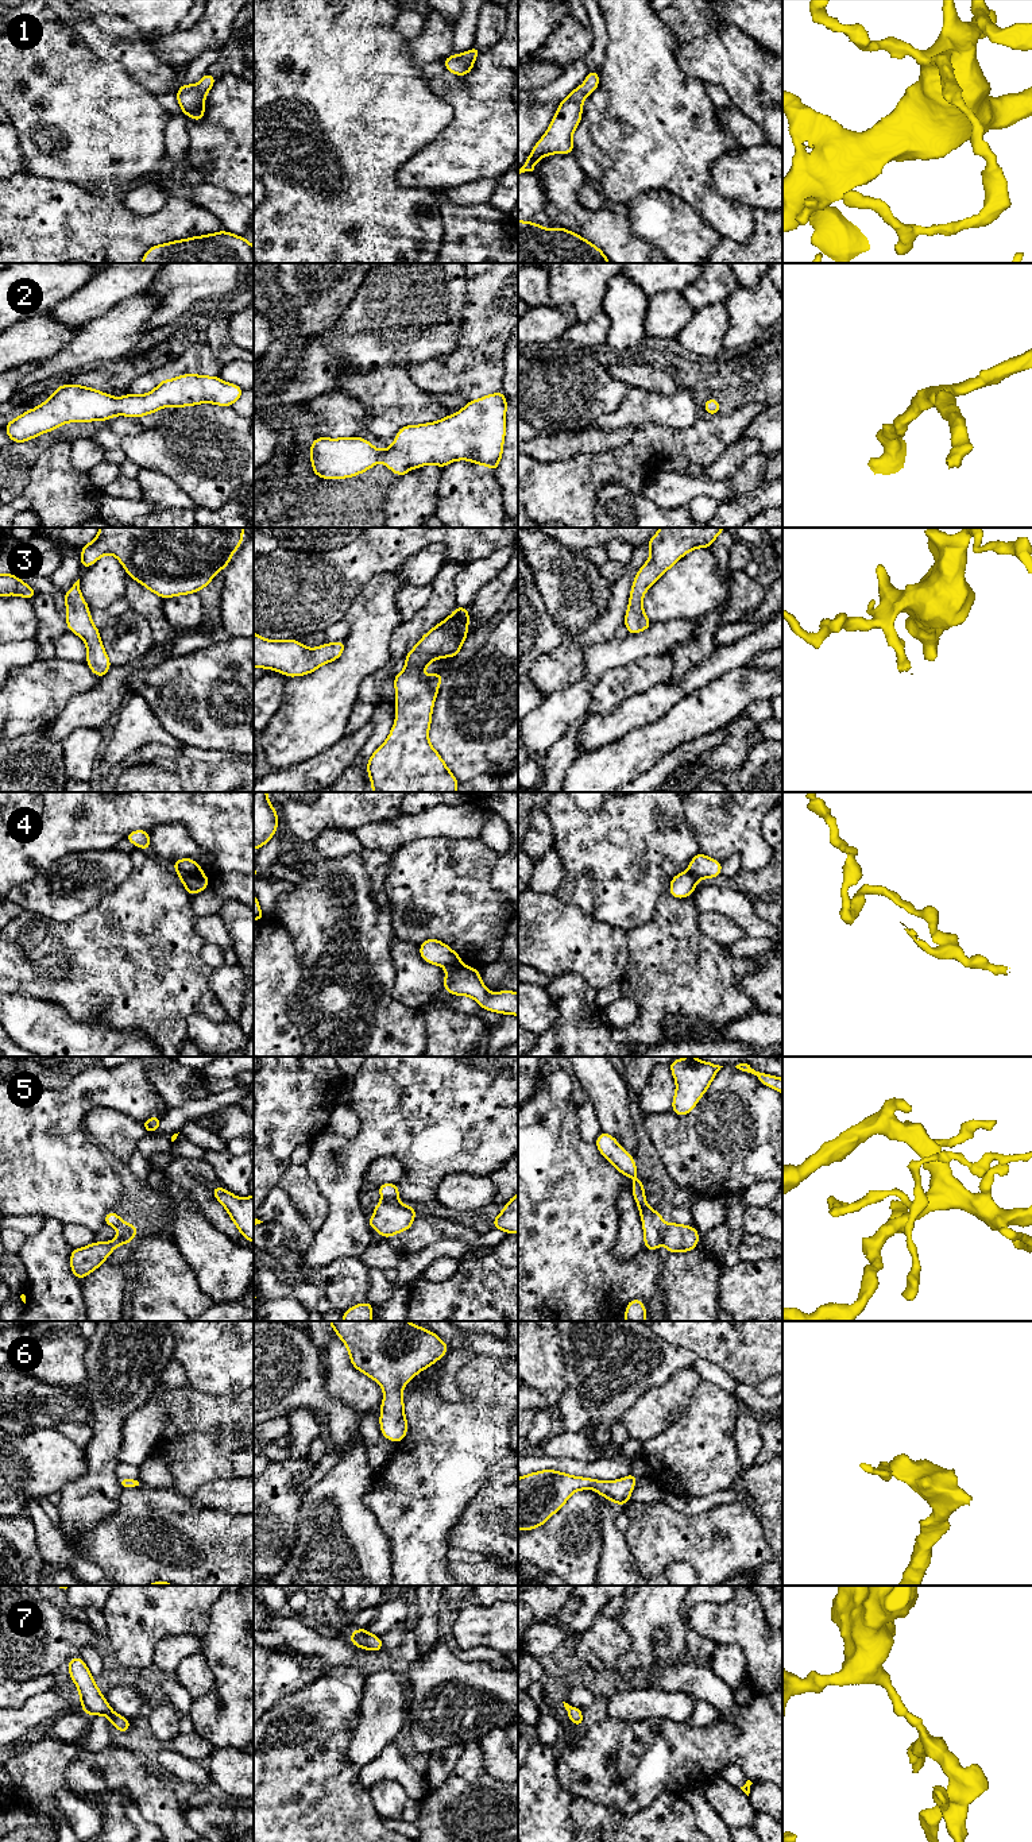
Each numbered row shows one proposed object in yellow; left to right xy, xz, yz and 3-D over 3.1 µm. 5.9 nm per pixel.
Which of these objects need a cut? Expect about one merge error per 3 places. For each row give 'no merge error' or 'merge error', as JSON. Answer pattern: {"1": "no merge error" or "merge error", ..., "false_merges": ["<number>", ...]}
{"1": "no merge error", "2": "no merge error", "3": "no merge error", "4": "merge error", "5": "merge error", "6": "no merge error", "7": "no merge error", "false_merges": ["4", "5"]}

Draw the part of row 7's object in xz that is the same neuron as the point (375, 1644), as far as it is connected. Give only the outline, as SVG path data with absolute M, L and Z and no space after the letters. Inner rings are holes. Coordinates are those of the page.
M355 1629L348 1638L360 1649L374 1652L383 1649L383 1641L379 1638L379 1636L372 1636L367 1629Z

